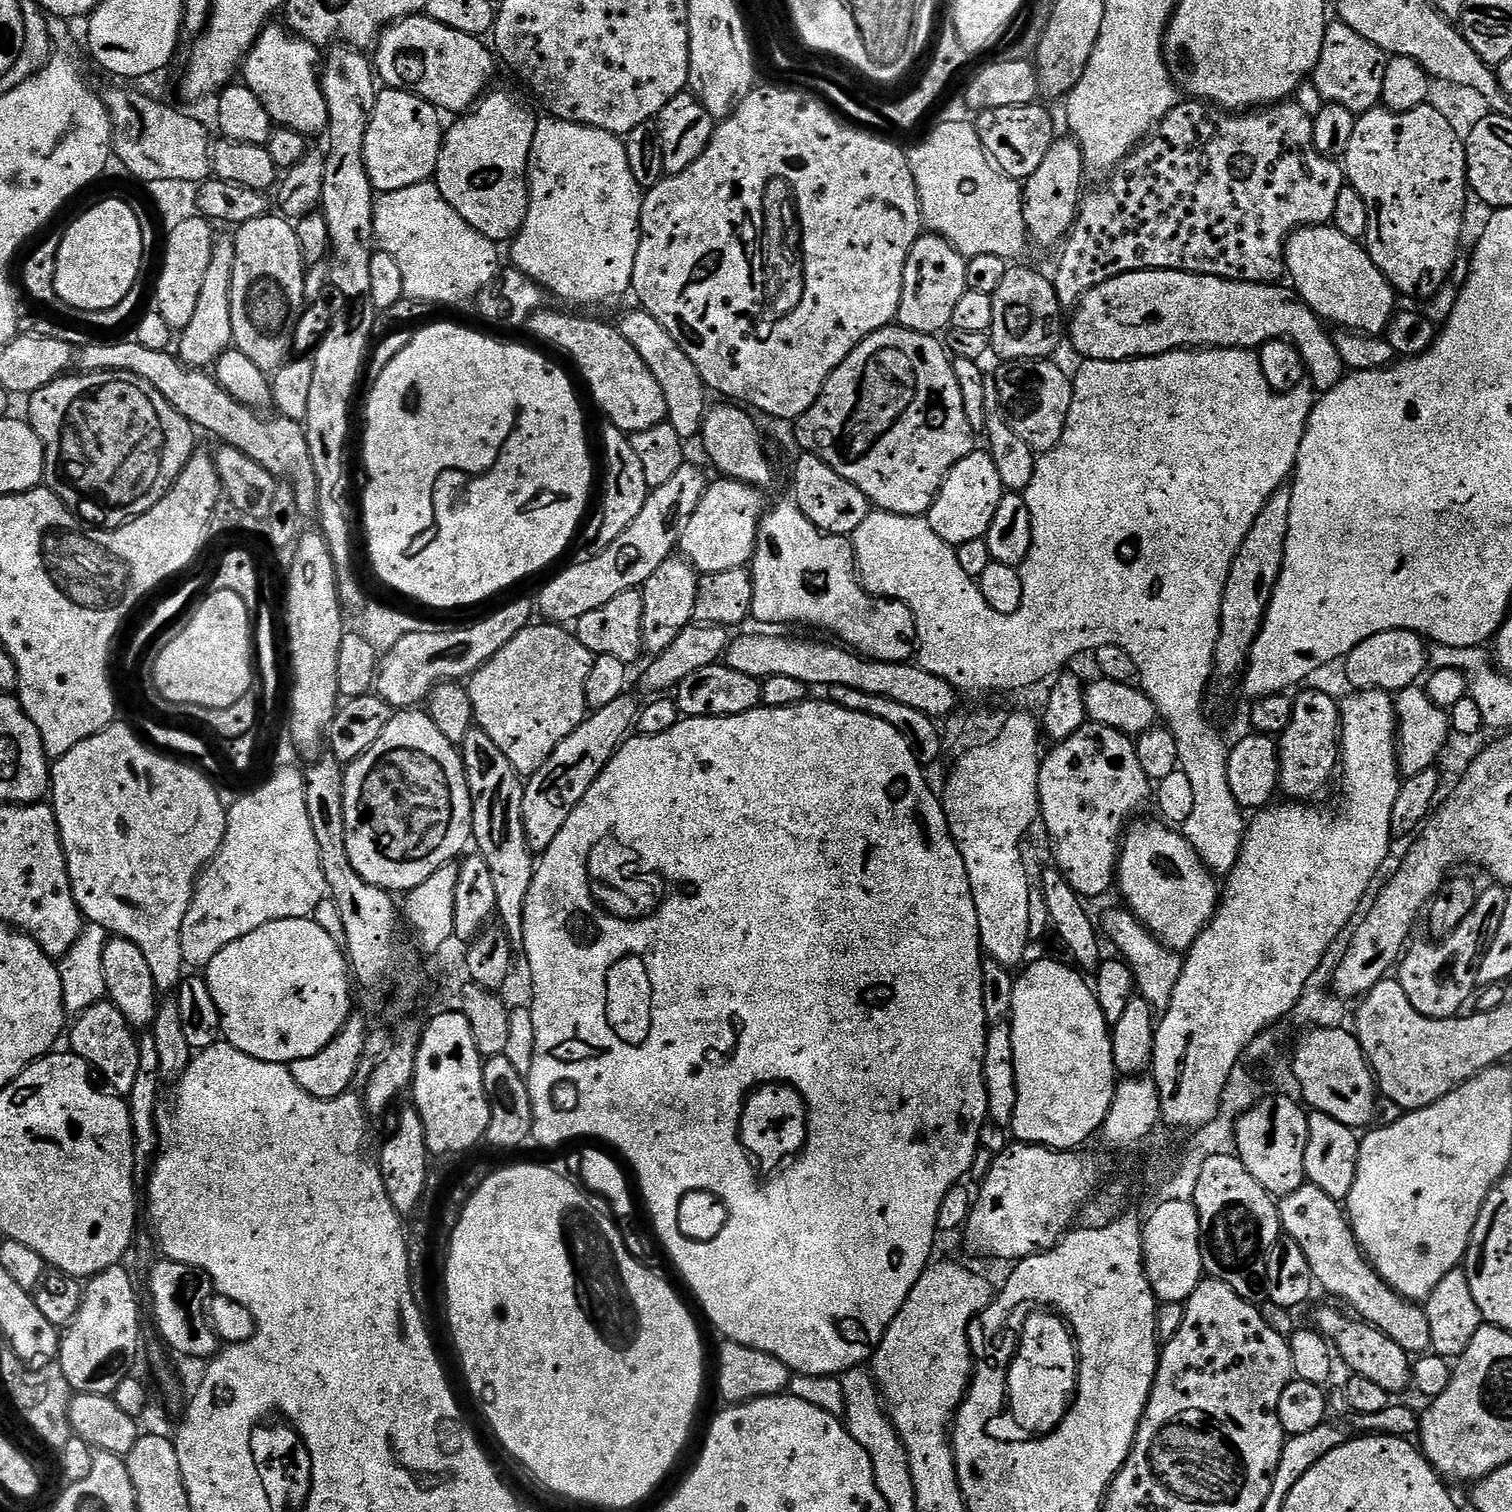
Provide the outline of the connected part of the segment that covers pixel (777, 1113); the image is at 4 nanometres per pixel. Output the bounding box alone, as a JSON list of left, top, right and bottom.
[740,1084,808,1168]

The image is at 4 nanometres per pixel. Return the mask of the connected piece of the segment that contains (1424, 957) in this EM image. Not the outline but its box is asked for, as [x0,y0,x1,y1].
[1398,887,1509,1020]

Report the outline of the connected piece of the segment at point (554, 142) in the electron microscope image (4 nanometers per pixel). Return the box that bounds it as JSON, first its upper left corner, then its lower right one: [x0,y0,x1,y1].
[511,114,645,304]

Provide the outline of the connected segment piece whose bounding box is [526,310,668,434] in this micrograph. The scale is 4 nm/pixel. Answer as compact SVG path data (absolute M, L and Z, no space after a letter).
M541 310L533 314L526 325L540 340L561 348L576 363L584 375L596 404L605 412L607 423L620 428L625 434L650 430L668 419L666 398L662 398L662 386L654 374L638 358L638 350L622 338L619 327L603 324L600 320L587 320L584 316L567 316L564 312Z

